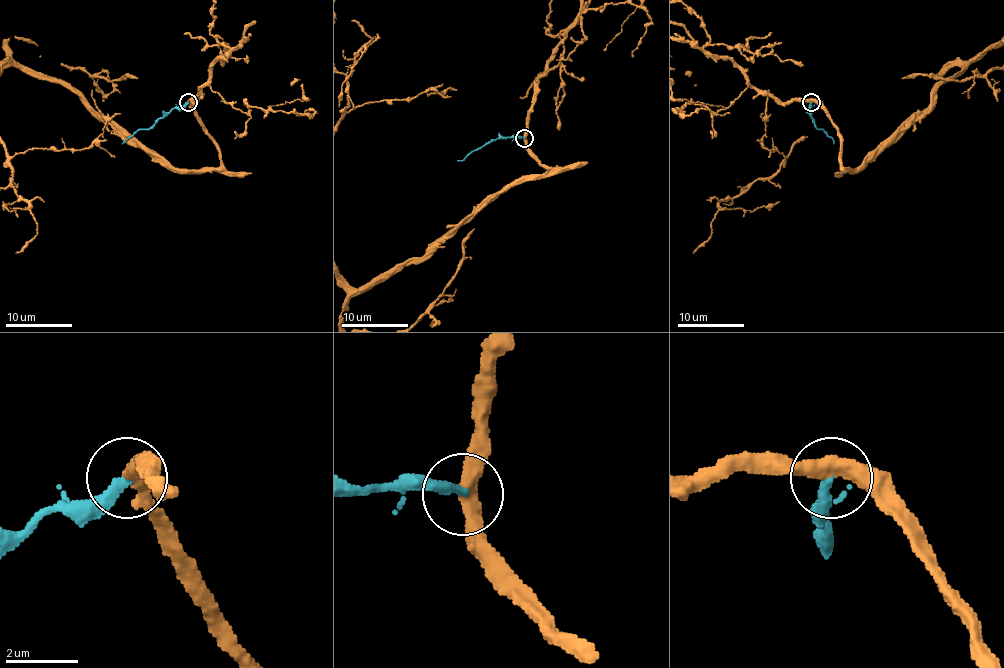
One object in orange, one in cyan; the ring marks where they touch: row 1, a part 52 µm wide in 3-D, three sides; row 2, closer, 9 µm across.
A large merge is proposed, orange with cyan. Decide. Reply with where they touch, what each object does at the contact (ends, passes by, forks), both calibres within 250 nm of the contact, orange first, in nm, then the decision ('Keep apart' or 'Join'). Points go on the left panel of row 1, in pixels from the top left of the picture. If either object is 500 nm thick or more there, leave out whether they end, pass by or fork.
Place: (188, 102). At the ring orange passes by. At the ring cyan ends. Thickness 420 nm (orange) against 300 nm. Keep apart

